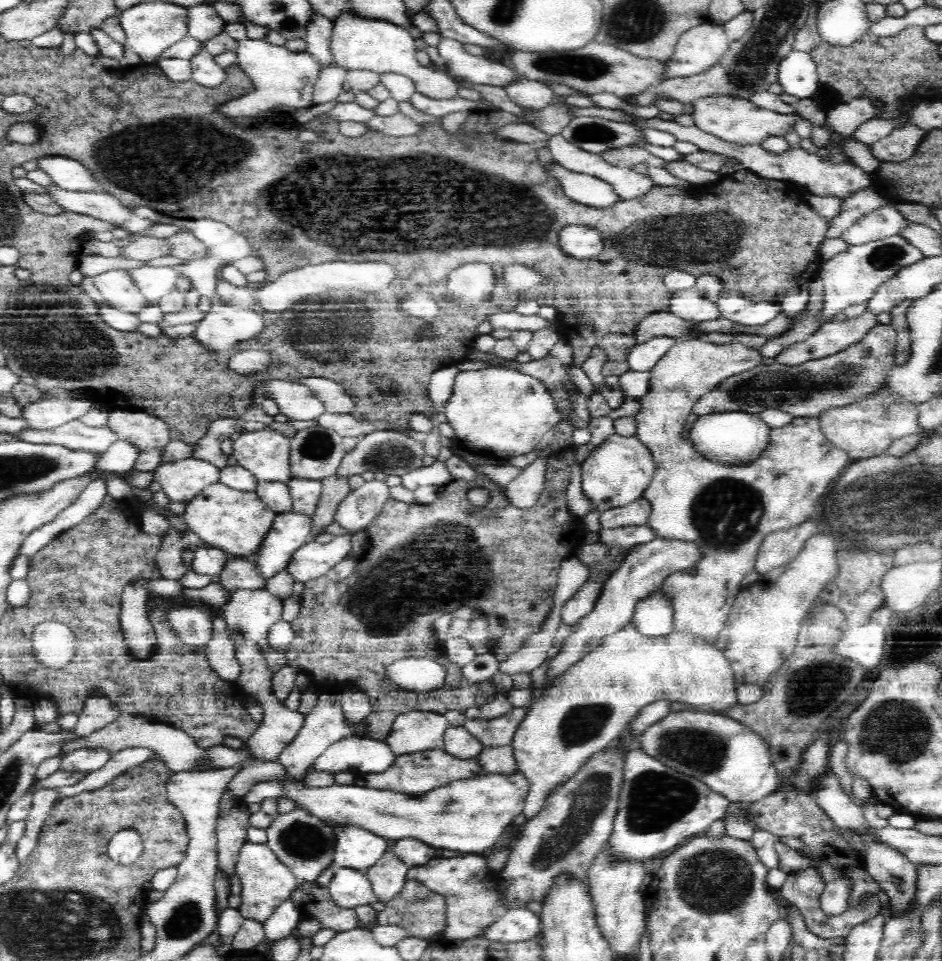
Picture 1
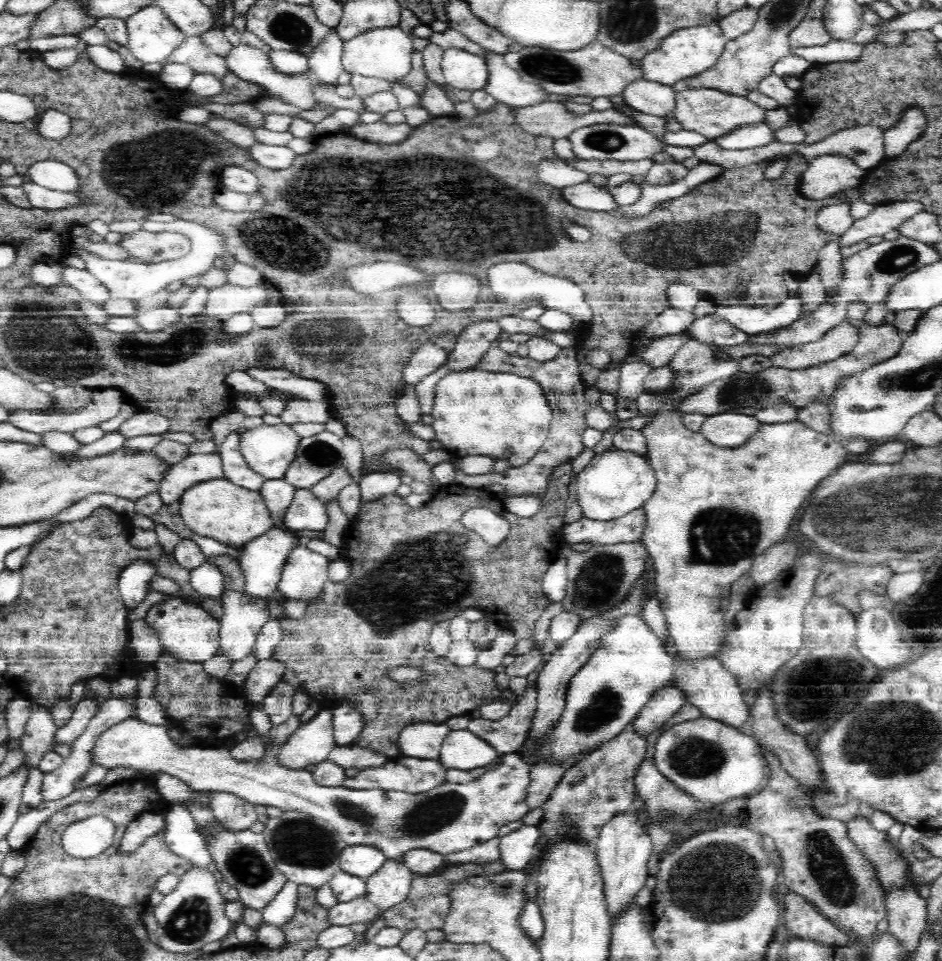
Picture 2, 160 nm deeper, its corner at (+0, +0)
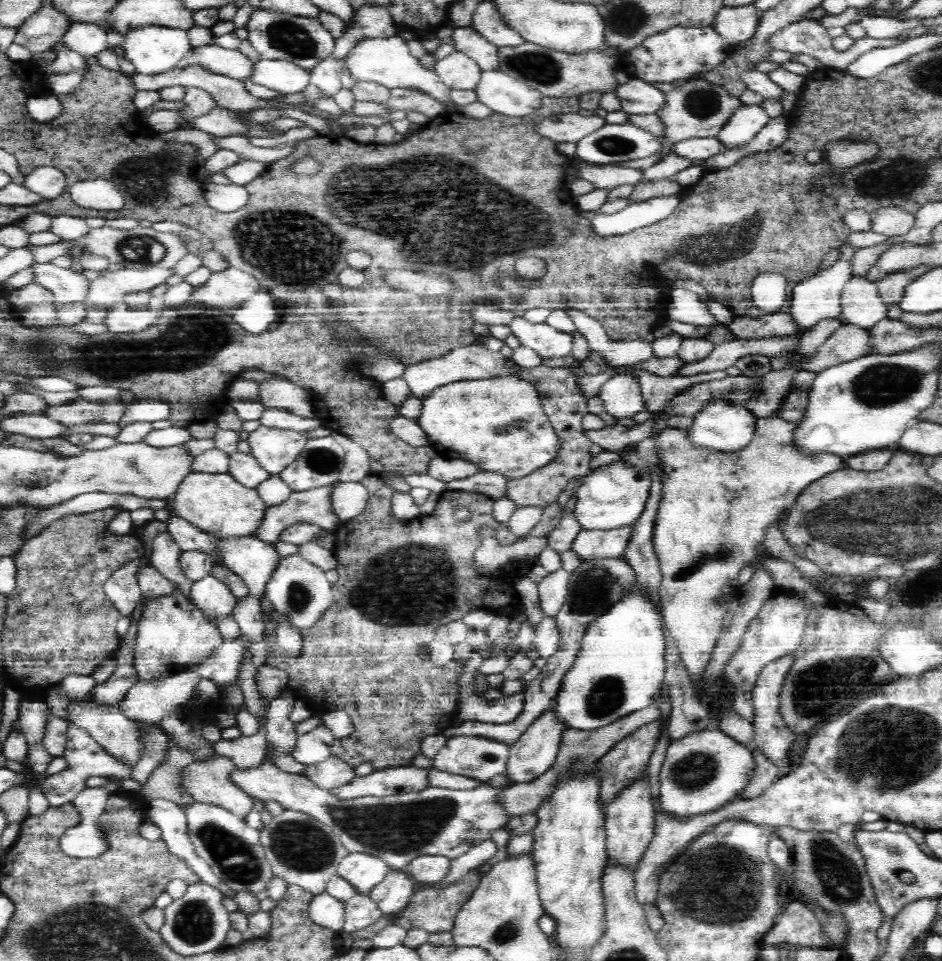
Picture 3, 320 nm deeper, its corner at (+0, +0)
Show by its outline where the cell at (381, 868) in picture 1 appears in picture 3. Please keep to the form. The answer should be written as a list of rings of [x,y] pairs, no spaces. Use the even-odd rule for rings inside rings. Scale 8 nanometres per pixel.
[[[390,867],[380,882],[372,886],[367,894],[384,915],[392,916],[408,904],[415,886],[416,881],[406,869]]]

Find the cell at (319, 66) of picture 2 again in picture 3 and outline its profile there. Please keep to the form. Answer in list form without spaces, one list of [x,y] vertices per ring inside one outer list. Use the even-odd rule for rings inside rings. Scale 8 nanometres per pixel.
[[[328,54],[322,60],[318,60],[316,66],[309,69],[310,79],[314,85],[324,89],[328,95],[334,95],[342,88],[341,76],[345,70],[344,59]]]

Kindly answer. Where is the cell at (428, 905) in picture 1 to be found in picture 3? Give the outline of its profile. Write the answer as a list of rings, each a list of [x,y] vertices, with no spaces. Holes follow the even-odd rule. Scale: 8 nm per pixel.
[[[486,864],[478,866],[478,868],[474,868],[465,876],[462,876],[458,881],[448,884],[444,888],[438,886],[439,882],[416,883],[412,898],[410,898],[408,904],[390,918],[392,919],[391,925],[403,928],[406,932],[411,929],[423,929],[428,933],[450,931],[456,914],[488,869],[489,867]]]

